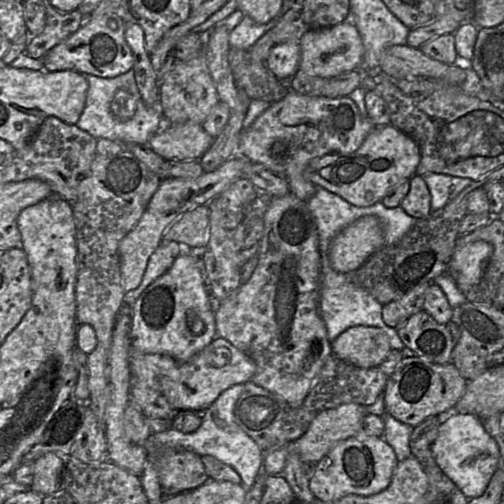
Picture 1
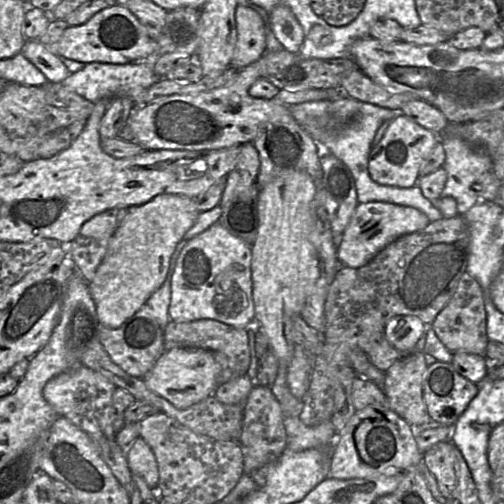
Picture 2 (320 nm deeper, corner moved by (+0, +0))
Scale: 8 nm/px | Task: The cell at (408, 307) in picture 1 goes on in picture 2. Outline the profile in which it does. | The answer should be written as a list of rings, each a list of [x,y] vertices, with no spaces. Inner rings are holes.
[[[466,272],[462,275],[453,296],[432,324],[430,324],[430,329],[435,332],[440,341],[453,353],[485,354],[490,341],[487,335],[485,293],[475,278]]]

